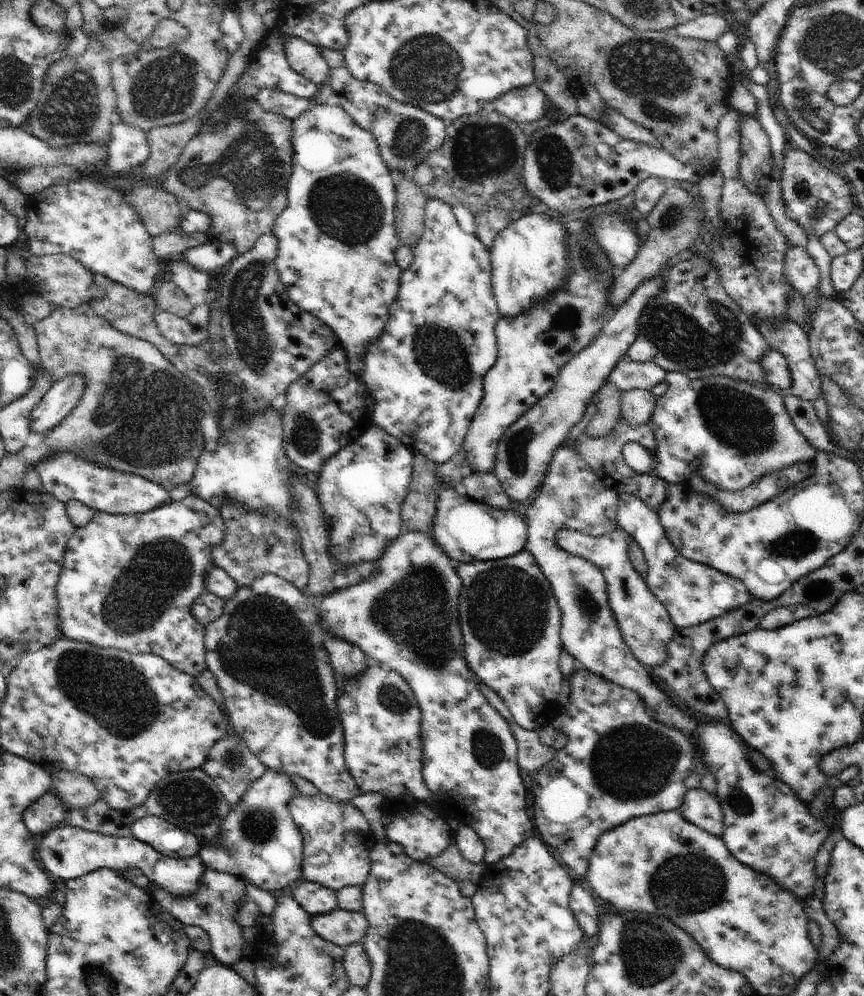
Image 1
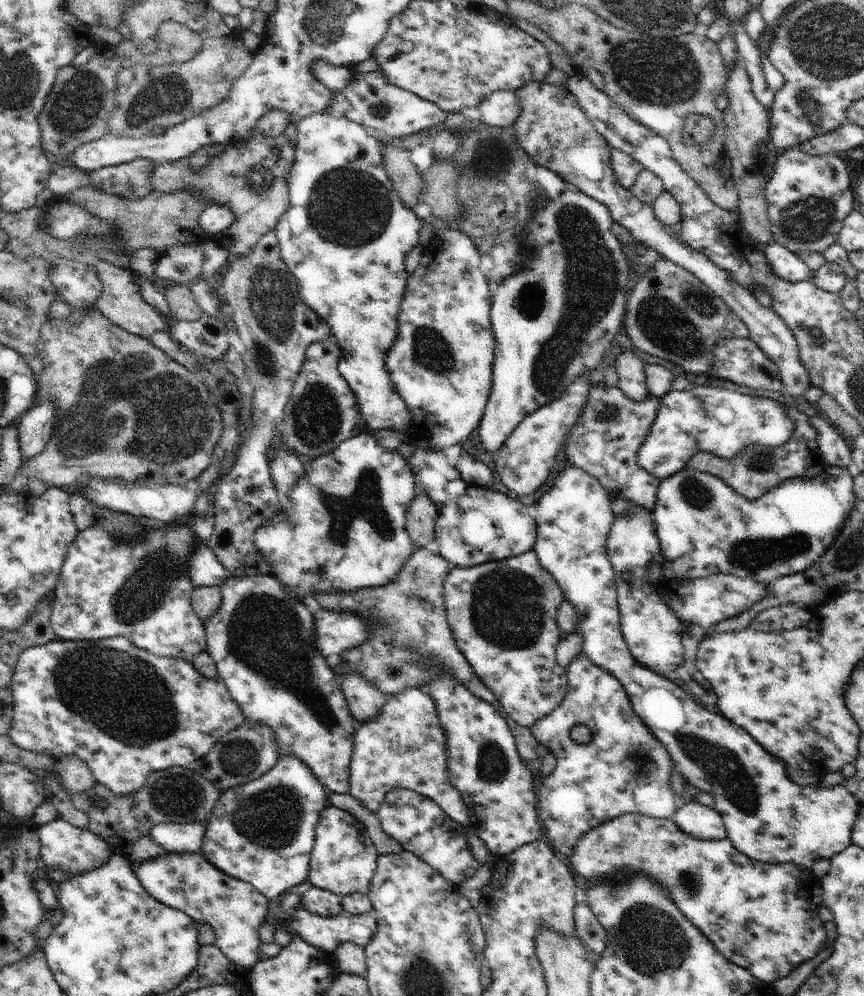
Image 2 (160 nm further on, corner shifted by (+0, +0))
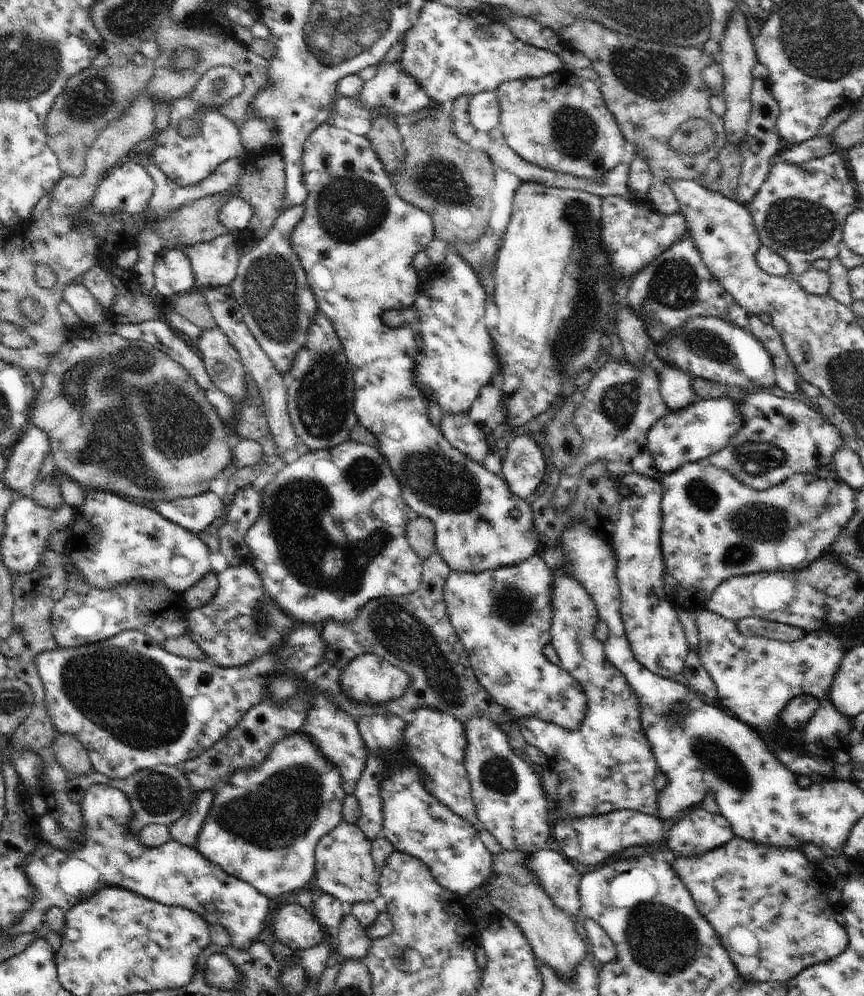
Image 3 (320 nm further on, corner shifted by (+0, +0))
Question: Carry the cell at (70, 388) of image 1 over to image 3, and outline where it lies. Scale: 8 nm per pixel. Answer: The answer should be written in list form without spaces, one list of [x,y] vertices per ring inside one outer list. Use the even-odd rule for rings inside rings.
[[[28,424],[18,438],[15,448],[7,454],[4,484],[17,496],[26,495],[40,474],[42,463],[51,452],[50,438],[46,430]]]

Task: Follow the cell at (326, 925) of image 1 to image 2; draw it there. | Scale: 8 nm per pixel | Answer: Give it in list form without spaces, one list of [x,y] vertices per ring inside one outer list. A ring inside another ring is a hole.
[[[298,906],[295,910],[287,913],[284,920],[284,926],[292,936],[293,934],[300,934],[302,940],[306,940],[308,944],[312,944],[312,946],[316,946],[320,950],[326,950],[328,953],[335,952],[344,942],[354,942],[354,944],[365,948],[378,931],[374,910],[359,916],[341,911],[337,916],[324,917],[312,914],[304,907]]]

